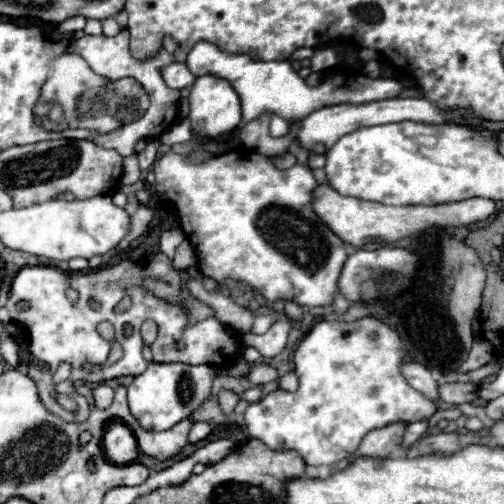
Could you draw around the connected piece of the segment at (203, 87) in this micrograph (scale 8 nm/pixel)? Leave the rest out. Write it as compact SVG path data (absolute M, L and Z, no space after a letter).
M211 74L197 76L195 78L195 84L191 86L189 102L191 102L191 110L189 110L191 130L199 138L219 138L223 134L233 132L241 124L239 96L231 88L231 84L227 80L223 80L223 78L219 78L219 76L211 76Z

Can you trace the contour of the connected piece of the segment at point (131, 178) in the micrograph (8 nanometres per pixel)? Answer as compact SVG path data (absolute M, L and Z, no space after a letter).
M131 154L123 160L123 174L121 174L121 184L123 186L129 186L129 184L135 184L141 176L141 170L139 170L139 164L137 164L137 154Z

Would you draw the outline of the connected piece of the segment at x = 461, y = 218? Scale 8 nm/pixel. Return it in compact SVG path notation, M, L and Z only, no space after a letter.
M317 184L311 206L315 208L315 214L331 228L331 232L335 232L345 244L351 244L357 248L367 242L397 242L401 238L409 238L433 226L457 228L457 226L465 226L473 222L483 222L491 214L495 214L495 202L487 198L471 198L471 200L461 200L455 204L435 204L435 206L423 206L423 204L385 206L379 202L367 202L359 198L341 196L329 184Z

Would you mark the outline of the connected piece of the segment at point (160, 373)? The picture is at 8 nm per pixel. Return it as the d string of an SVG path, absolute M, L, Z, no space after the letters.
M155 364L135 376L127 386L127 402L135 420L145 430L169 430L177 422L189 418L211 396L211 384L217 370L213 366L189 366L189 364Z

